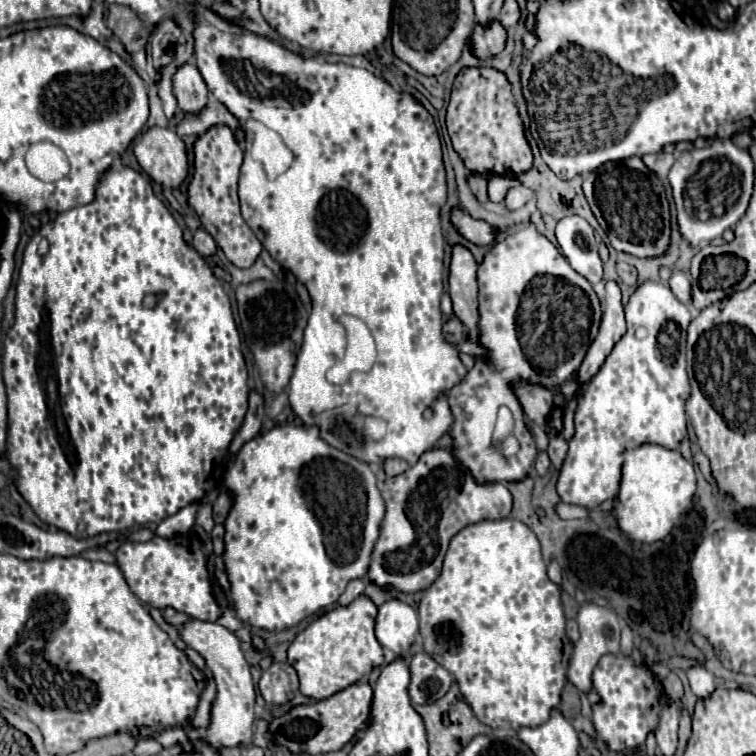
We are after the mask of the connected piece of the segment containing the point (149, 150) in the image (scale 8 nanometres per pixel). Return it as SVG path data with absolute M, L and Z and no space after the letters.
M153 126L133 142L139 166L161 186L177 188L187 176L185 144L171 128Z

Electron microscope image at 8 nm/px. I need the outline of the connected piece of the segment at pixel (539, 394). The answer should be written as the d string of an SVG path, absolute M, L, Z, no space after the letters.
M525 380L513 382L511 388L513 388L525 416L537 424L543 424L553 408L553 394L547 388L543 388L539 384L529 384Z

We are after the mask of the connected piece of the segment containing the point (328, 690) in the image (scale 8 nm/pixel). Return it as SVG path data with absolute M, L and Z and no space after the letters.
M361 596L349 606L337 606L319 616L295 636L289 646L289 664L297 670L303 696L311 700L329 698L383 664L383 648L373 634L375 618L377 606L367 596Z

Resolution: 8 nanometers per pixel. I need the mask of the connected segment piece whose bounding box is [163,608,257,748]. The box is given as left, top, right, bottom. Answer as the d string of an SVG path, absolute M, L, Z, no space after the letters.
M173 608L163 610L163 616L167 622L175 624L181 630L181 638L185 640L185 644L197 650L205 658L207 668L213 672L217 684L217 696L211 706L211 722L205 730L205 740L213 748L235 748L241 744L249 744L253 736L257 696L255 696L255 682L251 676L251 668L243 656L239 638L217 622L193 620L181 612L175 612Z

